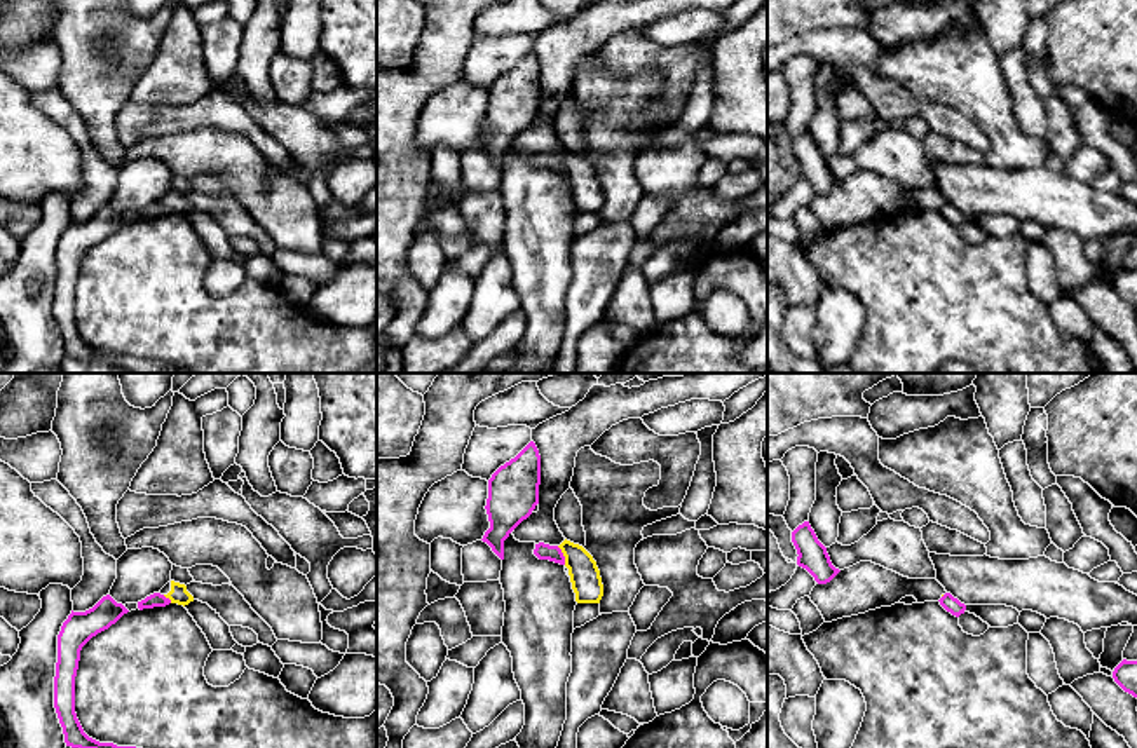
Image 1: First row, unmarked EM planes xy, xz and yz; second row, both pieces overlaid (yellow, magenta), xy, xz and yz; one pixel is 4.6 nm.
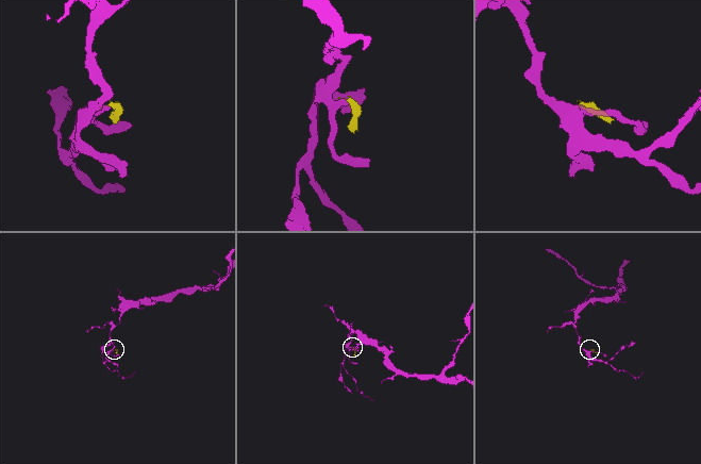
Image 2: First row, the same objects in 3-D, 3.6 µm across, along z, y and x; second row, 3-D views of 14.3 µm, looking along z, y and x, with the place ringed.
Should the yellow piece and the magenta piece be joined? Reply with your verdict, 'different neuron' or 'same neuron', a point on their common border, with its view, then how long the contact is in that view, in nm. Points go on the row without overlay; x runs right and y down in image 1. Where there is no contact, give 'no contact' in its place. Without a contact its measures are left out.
different neuron; contact xz (564, 164); length 100 nm

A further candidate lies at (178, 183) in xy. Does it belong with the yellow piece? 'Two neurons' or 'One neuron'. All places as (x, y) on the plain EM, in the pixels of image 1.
Two neurons

